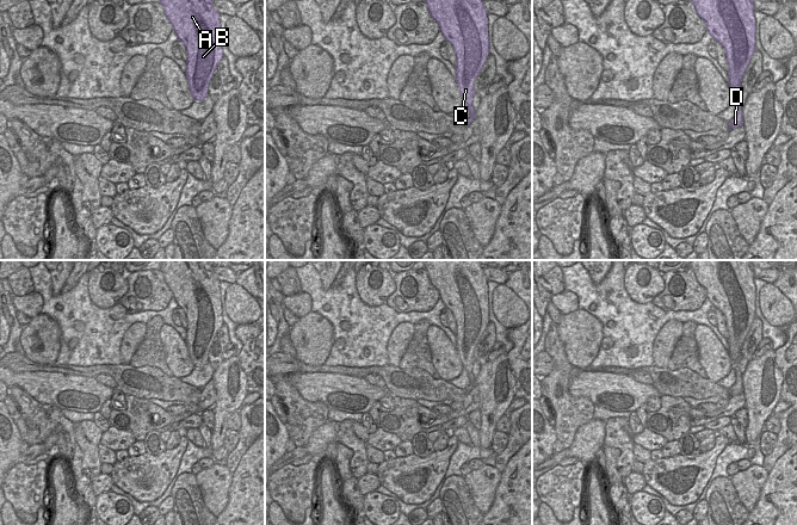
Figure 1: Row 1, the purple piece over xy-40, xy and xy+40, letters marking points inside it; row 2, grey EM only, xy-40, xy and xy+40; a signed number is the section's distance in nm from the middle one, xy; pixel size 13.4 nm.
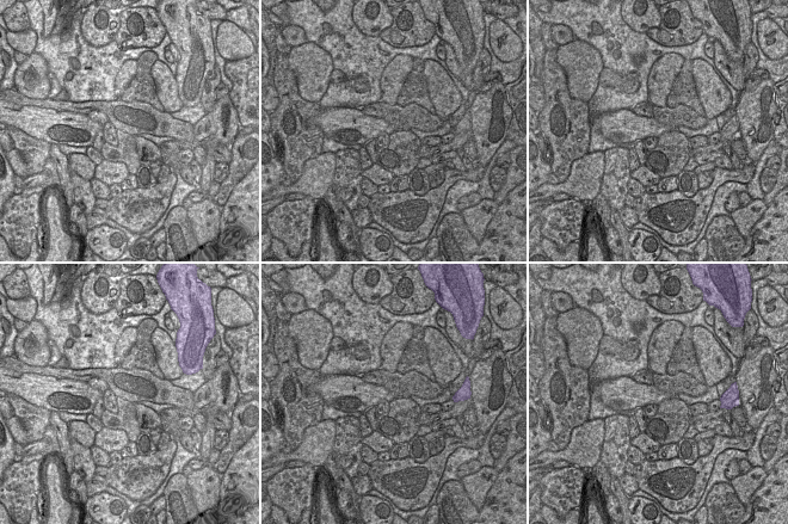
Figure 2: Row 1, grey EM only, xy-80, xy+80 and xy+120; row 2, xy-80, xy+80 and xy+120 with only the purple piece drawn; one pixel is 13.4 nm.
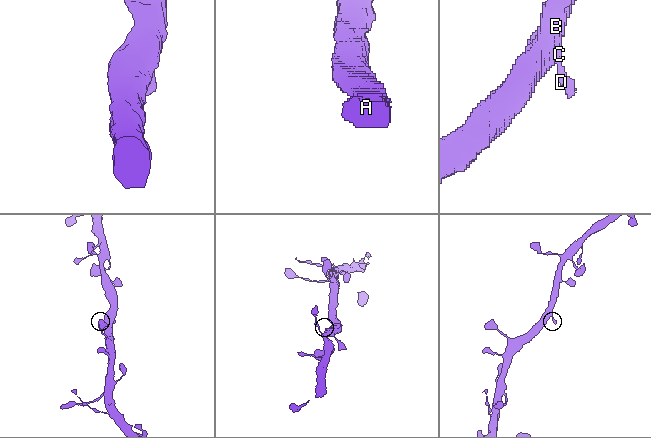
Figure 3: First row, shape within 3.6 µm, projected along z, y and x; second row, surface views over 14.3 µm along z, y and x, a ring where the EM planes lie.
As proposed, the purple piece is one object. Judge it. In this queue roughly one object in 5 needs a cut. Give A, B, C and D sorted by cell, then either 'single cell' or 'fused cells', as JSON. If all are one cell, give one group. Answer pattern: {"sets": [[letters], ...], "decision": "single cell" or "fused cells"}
{"sets": [["A", "B", "C", "D"]], "decision": "single cell"}

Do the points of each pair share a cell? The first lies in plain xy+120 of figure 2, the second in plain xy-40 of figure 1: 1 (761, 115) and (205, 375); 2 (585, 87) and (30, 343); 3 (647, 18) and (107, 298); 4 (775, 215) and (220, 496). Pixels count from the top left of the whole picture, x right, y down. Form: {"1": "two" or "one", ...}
{"1": "two", "2": "one", "3": "one", "4": "two"}

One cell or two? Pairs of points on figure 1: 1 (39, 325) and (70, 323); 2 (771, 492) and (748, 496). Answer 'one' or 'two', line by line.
1: two
2: two

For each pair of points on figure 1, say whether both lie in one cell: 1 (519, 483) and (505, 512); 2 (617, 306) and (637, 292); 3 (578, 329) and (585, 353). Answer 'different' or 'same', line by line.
1: same
2: different
3: same

